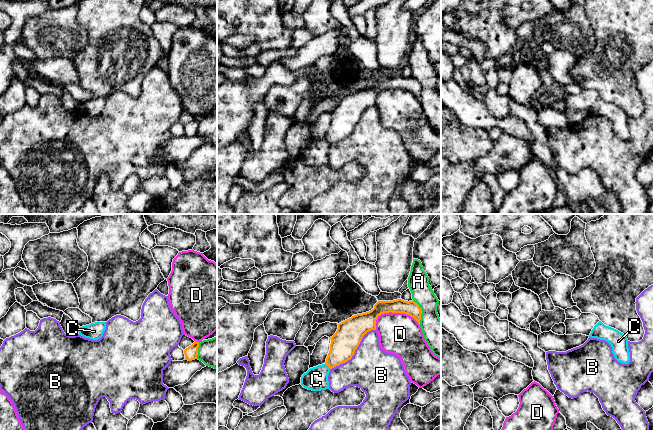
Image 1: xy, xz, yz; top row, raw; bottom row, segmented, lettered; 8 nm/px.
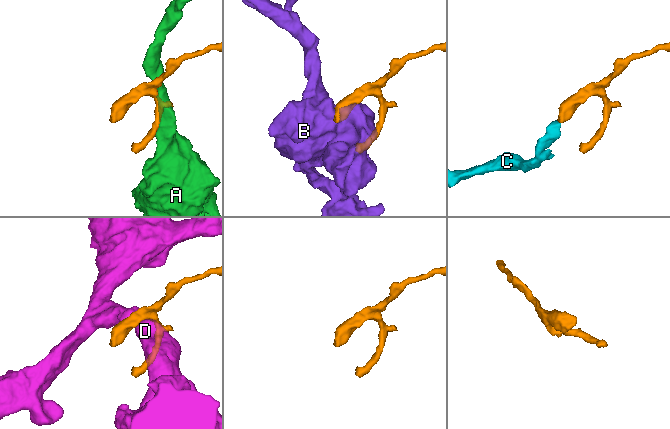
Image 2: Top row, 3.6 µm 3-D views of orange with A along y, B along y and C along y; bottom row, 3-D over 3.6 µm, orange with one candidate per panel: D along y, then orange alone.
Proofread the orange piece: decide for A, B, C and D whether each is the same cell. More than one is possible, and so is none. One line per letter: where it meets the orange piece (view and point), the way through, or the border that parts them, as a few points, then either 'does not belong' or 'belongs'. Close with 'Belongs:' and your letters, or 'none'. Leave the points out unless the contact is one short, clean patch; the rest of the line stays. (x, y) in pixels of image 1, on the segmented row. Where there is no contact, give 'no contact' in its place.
A: contact xz (421, 312); does not belong
B: contact xz (354, 351); does not belong
C: contact xz (328, 366); border xz (325, 363), (330, 368); does not belong
D: contact xz (398, 312); does not belong
Belongs: none

